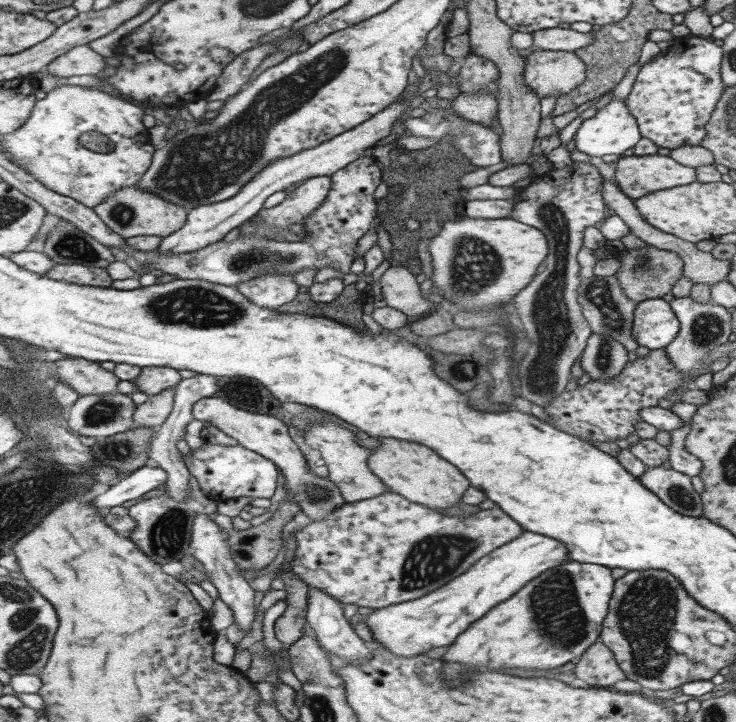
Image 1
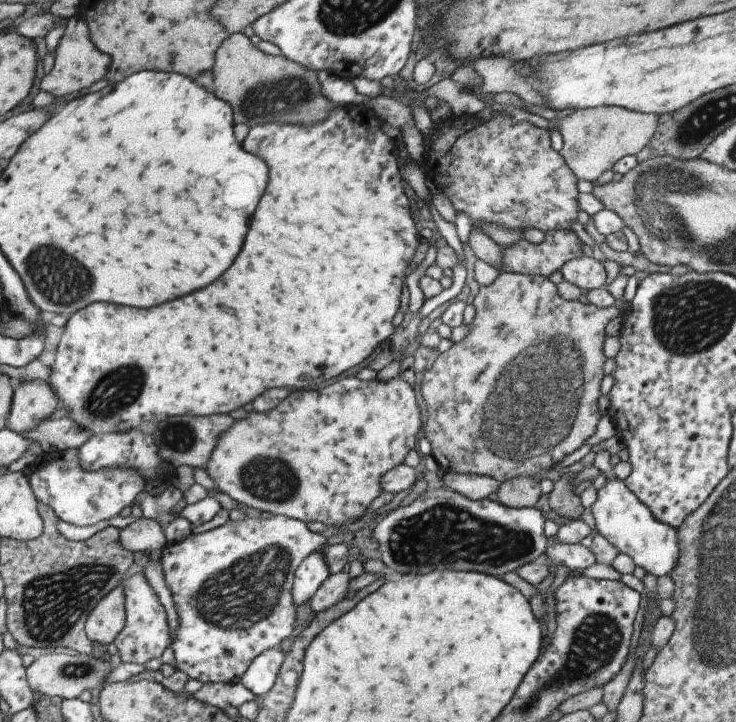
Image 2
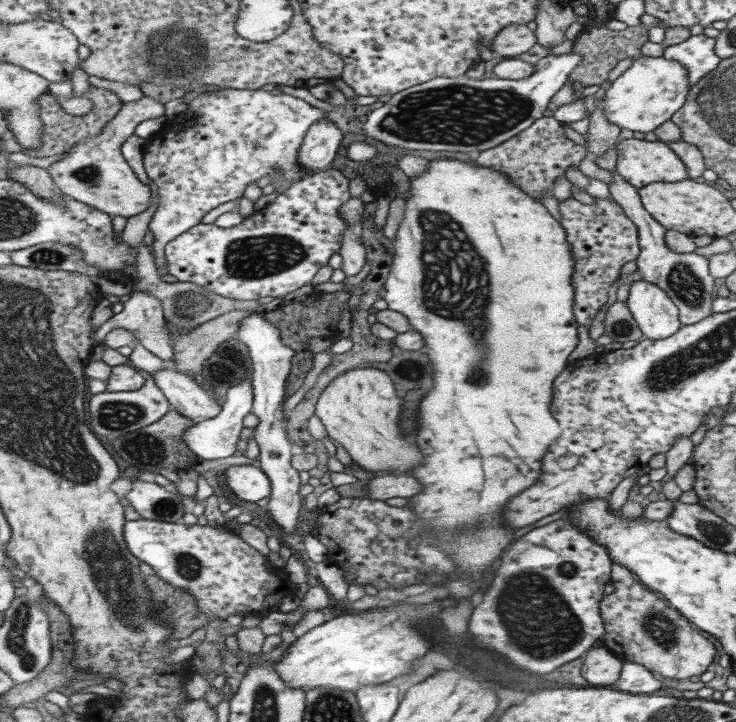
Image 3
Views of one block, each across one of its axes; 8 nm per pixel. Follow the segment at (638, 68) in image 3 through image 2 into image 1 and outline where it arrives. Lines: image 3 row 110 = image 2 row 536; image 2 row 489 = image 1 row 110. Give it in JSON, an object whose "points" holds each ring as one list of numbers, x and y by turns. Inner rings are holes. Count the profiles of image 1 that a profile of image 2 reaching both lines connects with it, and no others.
{"points":[[612,100,594,118,583,120,575,136,574,144,576,144,576,149,580,152,596,157,614,154,617,158,624,155,626,150,634,148,638,140,642,138,636,119,628,113,625,100]]}

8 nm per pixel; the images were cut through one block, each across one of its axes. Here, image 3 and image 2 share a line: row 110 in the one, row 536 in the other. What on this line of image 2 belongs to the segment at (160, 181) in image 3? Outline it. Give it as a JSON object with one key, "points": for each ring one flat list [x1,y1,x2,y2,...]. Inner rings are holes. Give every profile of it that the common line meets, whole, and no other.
{"points":[[273,515,272,518,258,519,256,517,246,517,240,522,233,522,231,519,220,526,214,528,210,532,202,534,191,534,178,542,168,543,161,551,162,572,164,572,164,580,166,586,172,592,172,598,176,605,176,612,178,613,178,630,176,630,176,639,173,642,174,658,176,659,176,669,190,678,202,681,203,683,232,683,242,677,242,674,248,670,250,662,260,656,262,652,270,650,270,648,279,647,281,642,290,636,294,629,294,622,296,622,297,608,292,602,292,586,294,583,295,573,298,566,302,564,302,560,316,551,318,546,327,544,327,540,315,534,307,528,308,524,292,517,284,515]]}

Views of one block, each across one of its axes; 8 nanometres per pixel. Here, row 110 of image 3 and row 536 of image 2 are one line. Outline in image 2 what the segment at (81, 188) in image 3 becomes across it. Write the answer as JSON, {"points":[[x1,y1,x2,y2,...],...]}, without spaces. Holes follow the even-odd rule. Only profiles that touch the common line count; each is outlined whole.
{"points":[[140,517,121,530,120,544,136,556,144,552,150,554,150,560,153,561,161,559,161,551,168,543,160,522]]}

